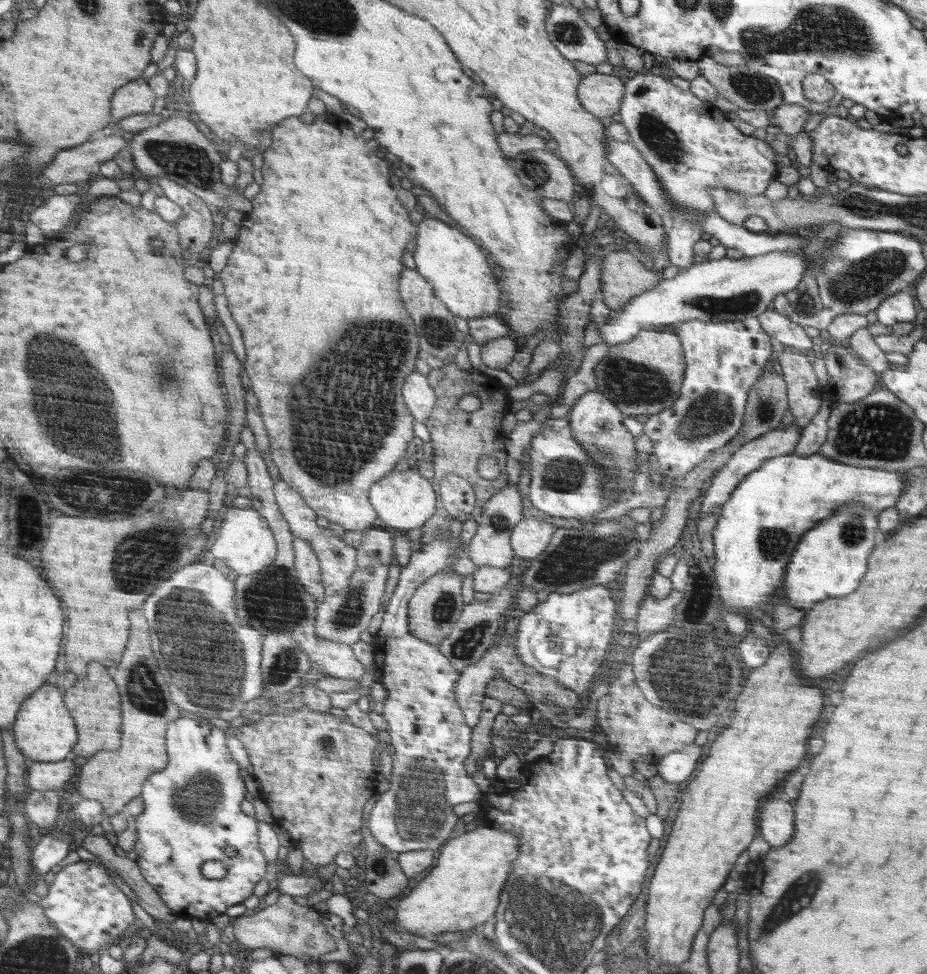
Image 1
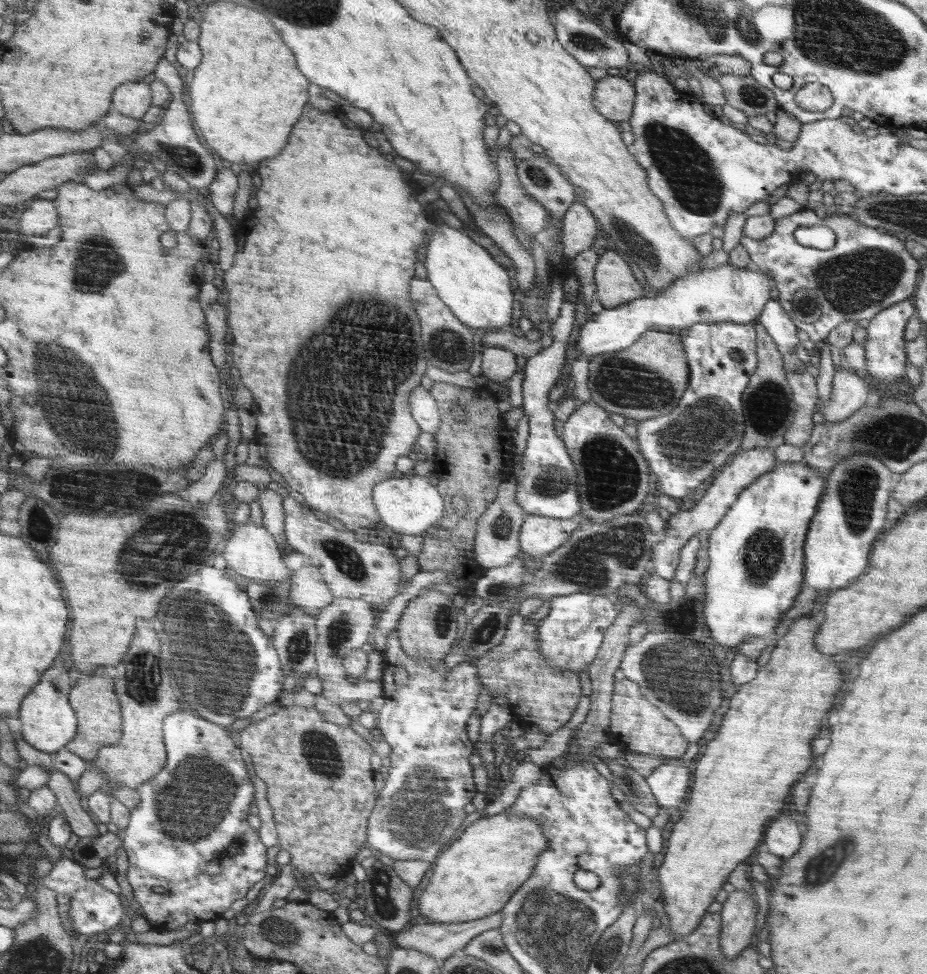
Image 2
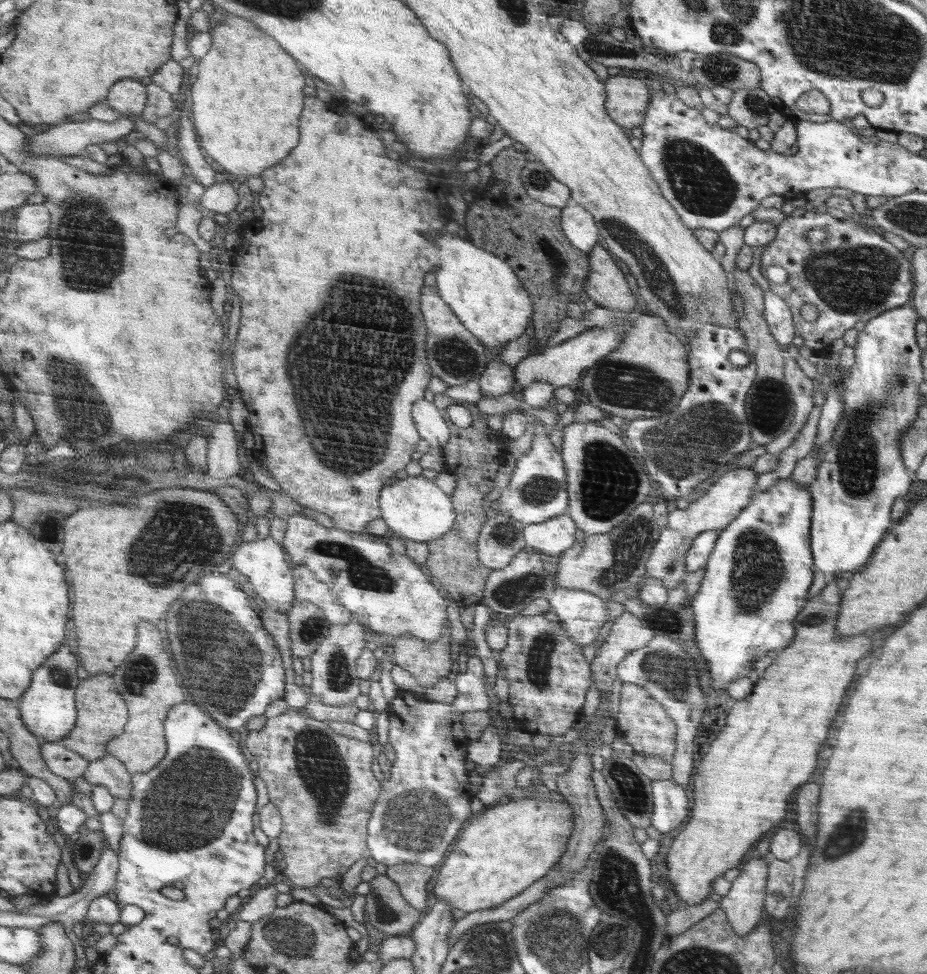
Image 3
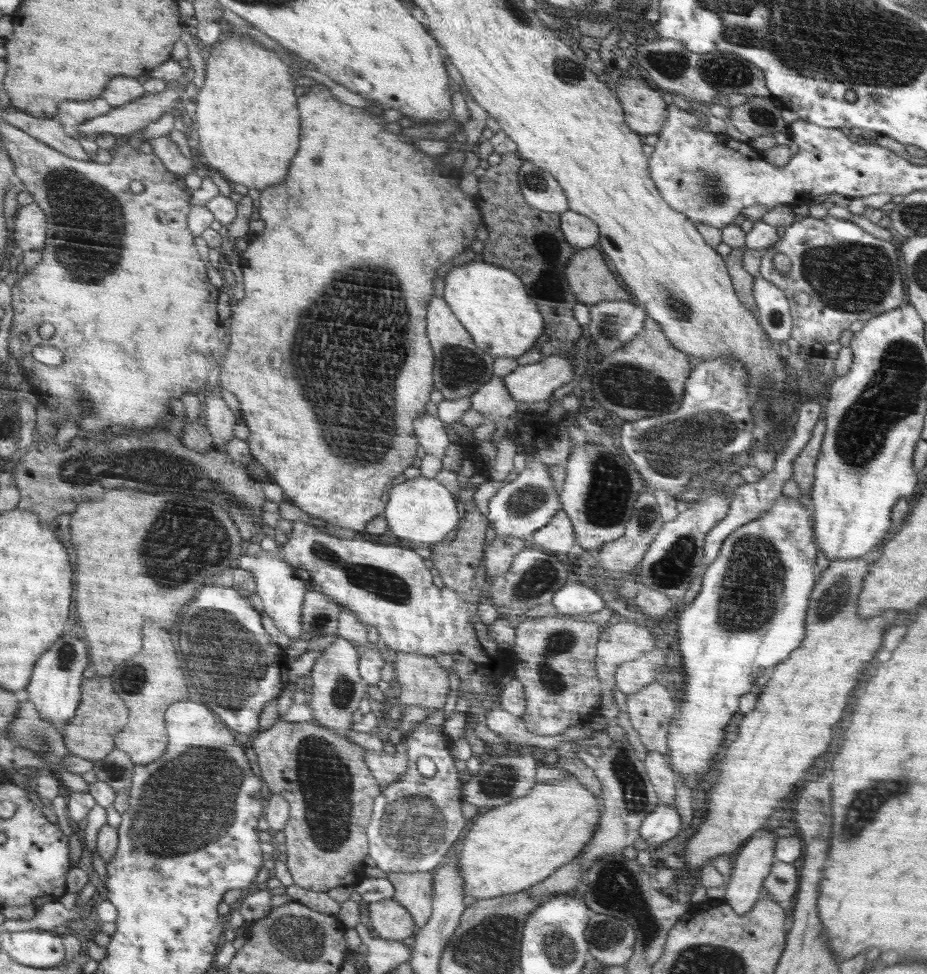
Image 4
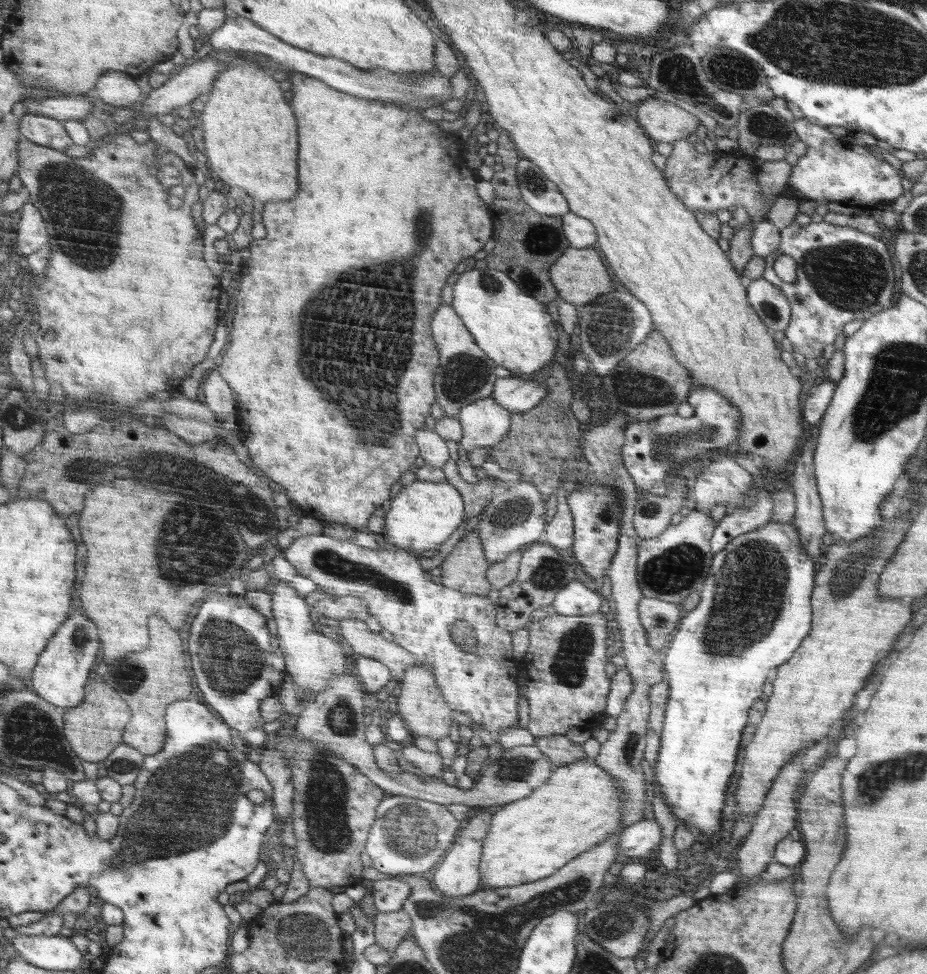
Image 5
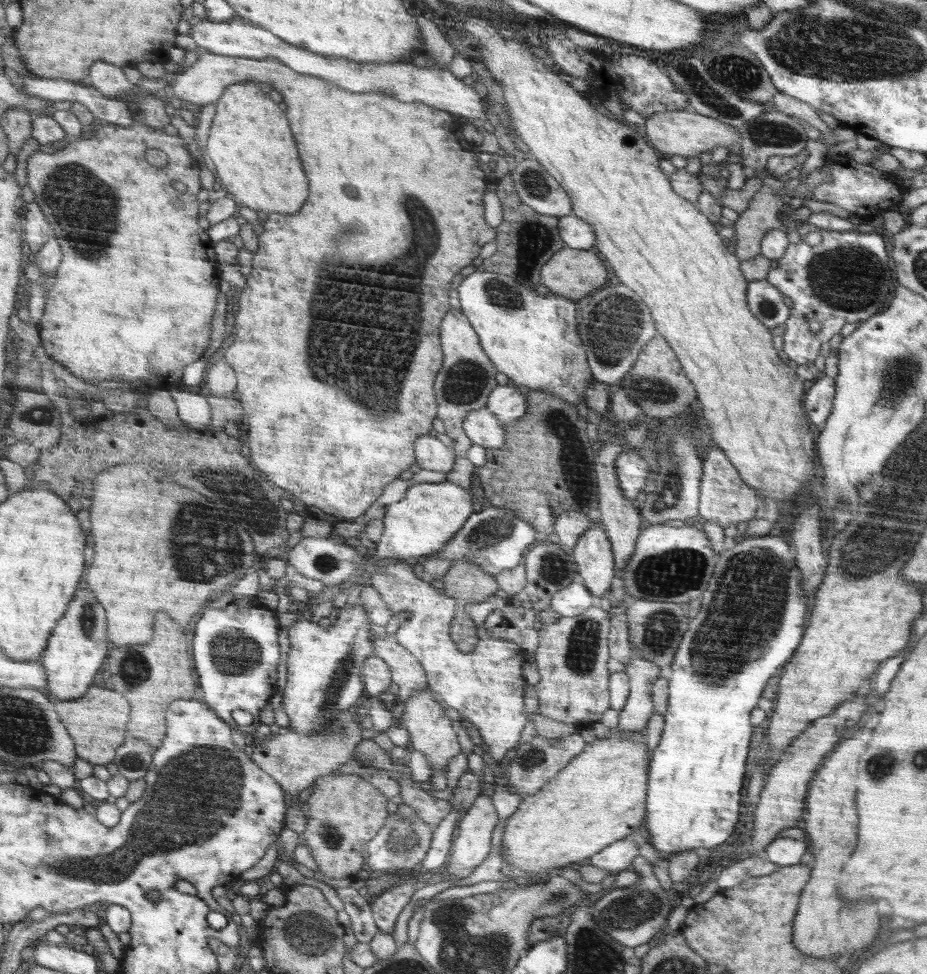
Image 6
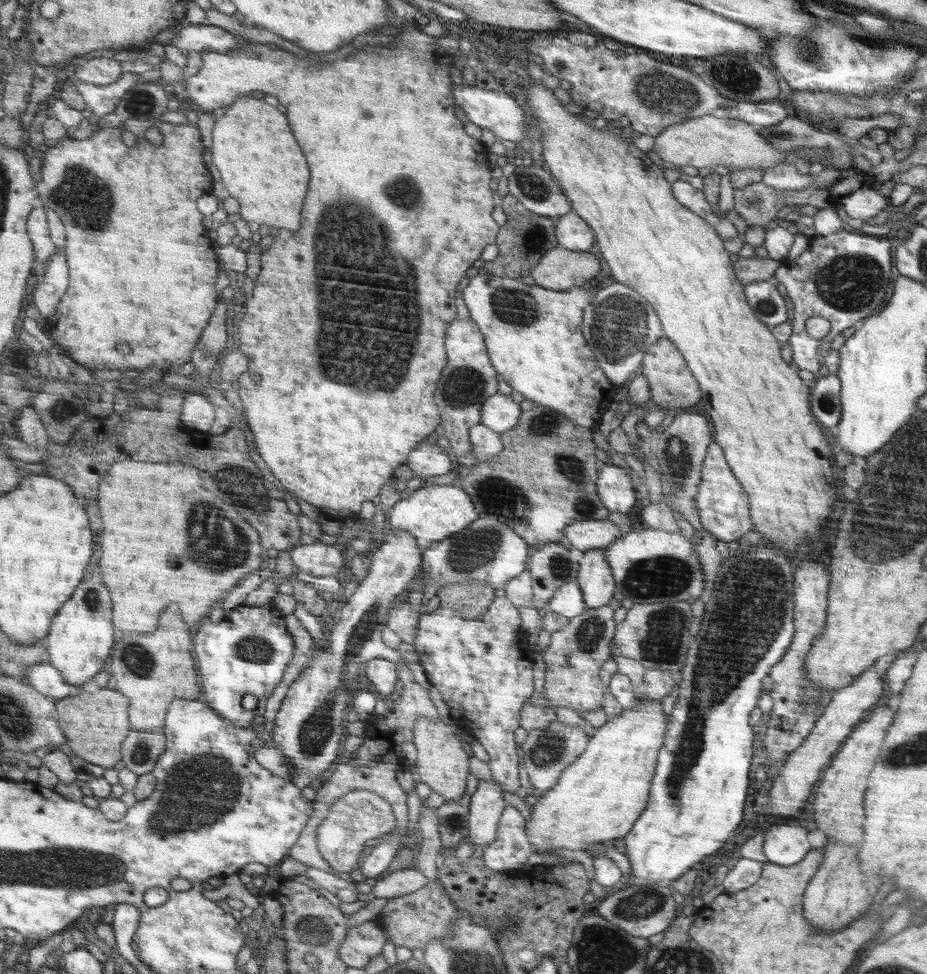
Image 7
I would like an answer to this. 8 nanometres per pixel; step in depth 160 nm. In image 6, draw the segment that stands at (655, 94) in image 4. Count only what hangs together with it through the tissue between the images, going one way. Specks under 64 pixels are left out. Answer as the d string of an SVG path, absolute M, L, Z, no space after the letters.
M688 107L672 113L656 113L646 119L645 134L648 135L648 143L655 150L660 150L666 158L678 155L689 159L690 157L702 157L702 153L711 152L714 148L730 150L734 143L740 142L740 132L733 126L718 122L714 118L704 116L691 111Z

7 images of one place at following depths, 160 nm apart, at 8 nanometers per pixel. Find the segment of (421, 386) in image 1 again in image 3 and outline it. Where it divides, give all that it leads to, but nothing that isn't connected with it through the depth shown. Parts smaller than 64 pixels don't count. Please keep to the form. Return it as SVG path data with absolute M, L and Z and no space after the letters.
M426 399L420 400L414 405L412 414L414 414L419 433L431 446L433 454L442 454L442 447L449 441L448 436L451 436L451 430L448 430L449 426L446 426L447 421L440 414L439 407Z

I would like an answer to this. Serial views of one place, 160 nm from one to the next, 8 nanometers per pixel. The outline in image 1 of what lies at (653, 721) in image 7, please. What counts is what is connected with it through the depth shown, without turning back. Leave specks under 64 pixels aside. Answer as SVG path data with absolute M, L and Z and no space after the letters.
M485 825L454 838L441 847L439 860L436 860L436 866L430 870L430 873L416 887L414 886L410 894L395 901L393 908L396 911L396 919L393 920L394 923L422 937L482 927L497 912L501 892L506 887L513 862L519 858L520 848L520 842L515 834Z

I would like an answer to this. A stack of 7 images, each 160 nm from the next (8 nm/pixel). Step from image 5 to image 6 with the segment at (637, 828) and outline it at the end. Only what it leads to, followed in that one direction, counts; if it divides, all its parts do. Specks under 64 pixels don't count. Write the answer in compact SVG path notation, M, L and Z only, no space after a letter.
M630 834L622 841L600 850L600 853L588 858L587 862L596 868L609 871L610 874L616 874L628 869L630 863L638 856L640 856L639 847Z

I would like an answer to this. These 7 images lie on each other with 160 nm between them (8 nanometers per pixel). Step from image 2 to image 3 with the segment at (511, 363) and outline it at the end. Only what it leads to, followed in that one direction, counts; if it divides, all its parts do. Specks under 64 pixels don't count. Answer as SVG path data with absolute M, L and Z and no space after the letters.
M498 355L496 359L492 359L492 363L486 366L485 371L479 377L483 396L493 396L494 398L510 393L514 388L514 382L513 368L503 364Z

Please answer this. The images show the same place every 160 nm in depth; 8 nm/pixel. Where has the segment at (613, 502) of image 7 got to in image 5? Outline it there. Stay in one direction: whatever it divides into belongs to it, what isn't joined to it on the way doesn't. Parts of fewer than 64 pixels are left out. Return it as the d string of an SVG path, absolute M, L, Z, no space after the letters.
M697 385L697 389L689 393L686 405L688 412L658 417L656 420L628 422L622 450L623 463L638 491L639 488L652 488L654 482L660 482L683 460L698 458L707 452L713 456L732 453L735 448L741 433L742 418L740 411L723 394Z

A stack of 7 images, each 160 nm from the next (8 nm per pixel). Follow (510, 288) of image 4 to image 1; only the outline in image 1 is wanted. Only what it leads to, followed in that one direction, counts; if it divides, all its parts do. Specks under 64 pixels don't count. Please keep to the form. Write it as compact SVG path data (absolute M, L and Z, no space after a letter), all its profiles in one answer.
M434 218L420 222L420 234L416 236L418 248L414 252L416 271L435 289L438 298L447 305L455 316L468 320L480 316L496 316L500 308L500 285L492 266L488 264L488 256L479 243L470 236L442 224Z

